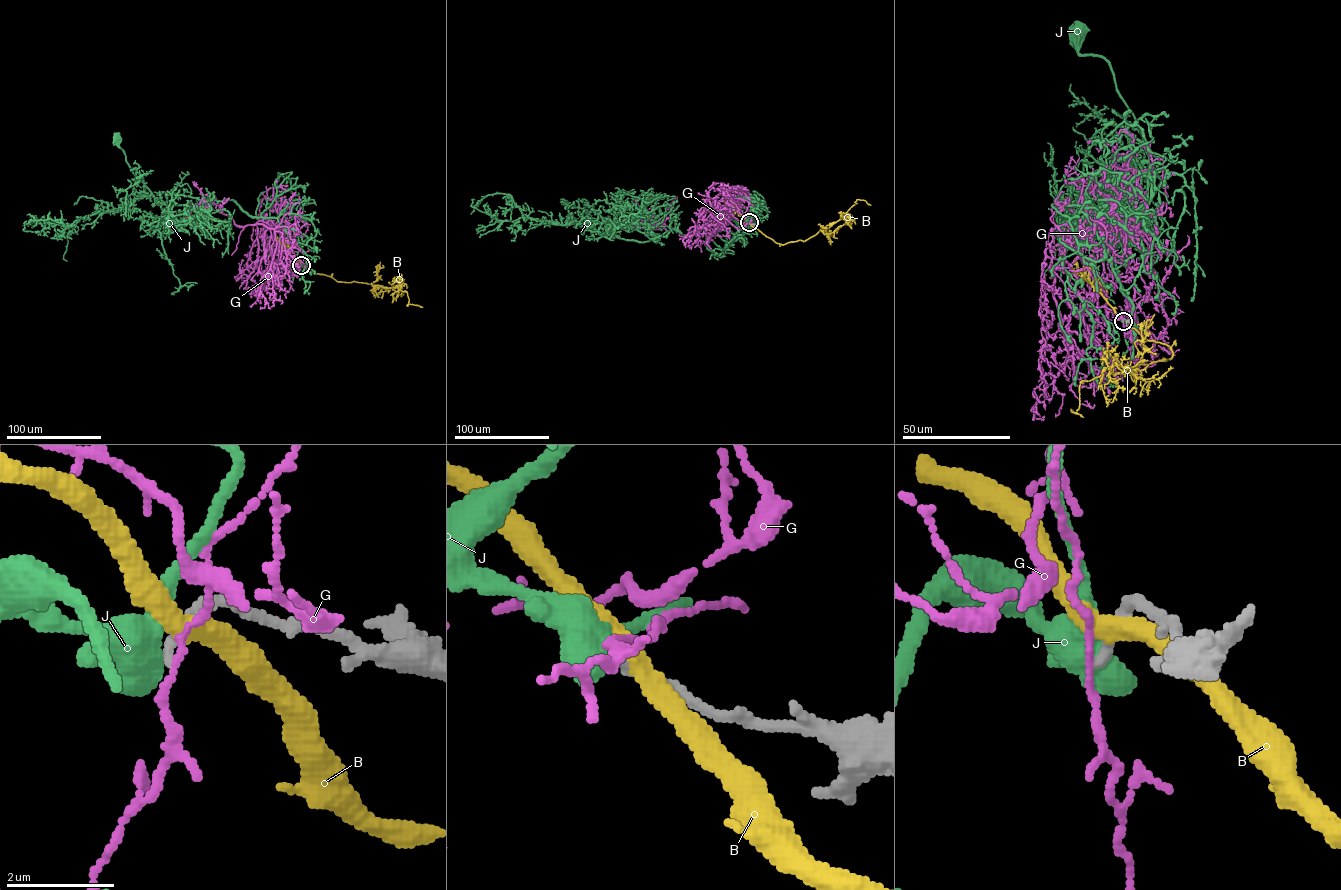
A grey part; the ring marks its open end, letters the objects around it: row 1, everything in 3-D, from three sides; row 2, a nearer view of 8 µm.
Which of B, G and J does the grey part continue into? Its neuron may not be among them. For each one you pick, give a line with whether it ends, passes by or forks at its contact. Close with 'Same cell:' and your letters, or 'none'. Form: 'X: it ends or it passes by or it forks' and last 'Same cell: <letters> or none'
Same cell: none

